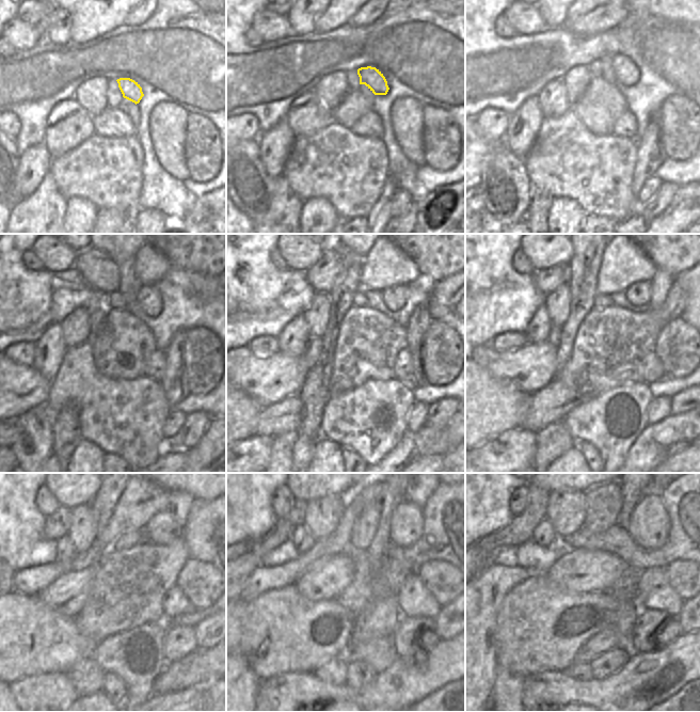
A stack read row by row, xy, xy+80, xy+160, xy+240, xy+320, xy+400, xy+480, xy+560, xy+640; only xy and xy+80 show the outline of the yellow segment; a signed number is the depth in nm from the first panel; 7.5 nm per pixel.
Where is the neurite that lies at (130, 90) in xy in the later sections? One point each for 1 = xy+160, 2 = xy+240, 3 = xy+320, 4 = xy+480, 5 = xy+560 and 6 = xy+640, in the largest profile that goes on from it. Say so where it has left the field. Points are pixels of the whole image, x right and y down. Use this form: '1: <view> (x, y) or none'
1: xy+160 (625, 70)
2: xy+240 (148, 297)
3: xy+320 (394, 298)
4: xy+480 (162, 528)
5: xy+560 (407, 524)
6: xy+640 (648, 525)

